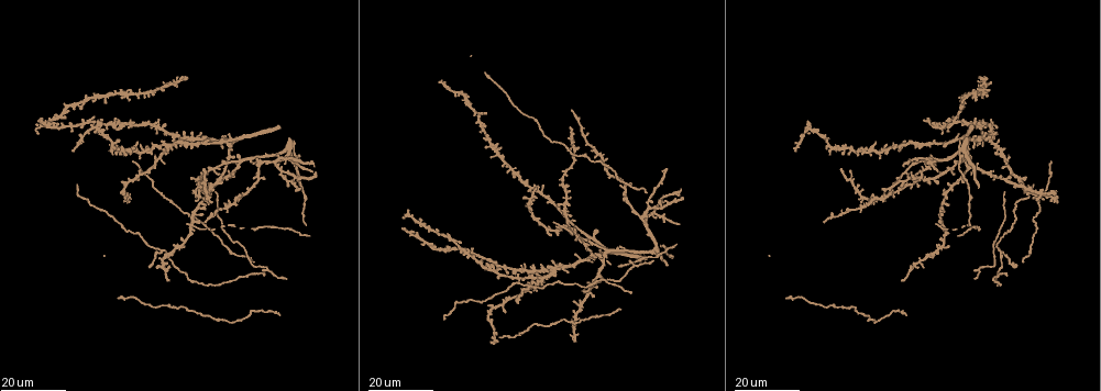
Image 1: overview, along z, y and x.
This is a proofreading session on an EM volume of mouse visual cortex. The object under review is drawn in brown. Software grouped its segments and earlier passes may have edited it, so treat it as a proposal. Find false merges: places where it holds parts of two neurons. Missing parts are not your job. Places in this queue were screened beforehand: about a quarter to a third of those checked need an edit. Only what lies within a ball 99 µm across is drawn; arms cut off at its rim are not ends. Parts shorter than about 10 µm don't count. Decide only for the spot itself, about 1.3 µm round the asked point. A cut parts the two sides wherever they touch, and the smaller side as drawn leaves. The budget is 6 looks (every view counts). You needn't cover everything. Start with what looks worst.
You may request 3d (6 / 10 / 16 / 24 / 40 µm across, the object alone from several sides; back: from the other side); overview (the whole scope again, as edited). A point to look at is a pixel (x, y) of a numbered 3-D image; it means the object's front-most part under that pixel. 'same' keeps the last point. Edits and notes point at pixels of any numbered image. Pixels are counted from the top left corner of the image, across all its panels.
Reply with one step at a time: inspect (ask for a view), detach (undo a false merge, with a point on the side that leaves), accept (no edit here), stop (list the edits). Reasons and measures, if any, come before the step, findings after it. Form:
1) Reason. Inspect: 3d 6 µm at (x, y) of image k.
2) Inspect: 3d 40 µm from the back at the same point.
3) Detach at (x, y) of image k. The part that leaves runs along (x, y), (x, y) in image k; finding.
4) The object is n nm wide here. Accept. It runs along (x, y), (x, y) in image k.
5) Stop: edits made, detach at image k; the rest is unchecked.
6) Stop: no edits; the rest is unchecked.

Three-way junction. Inspect: 3d 16 µm at (1042, 196) of image 1.

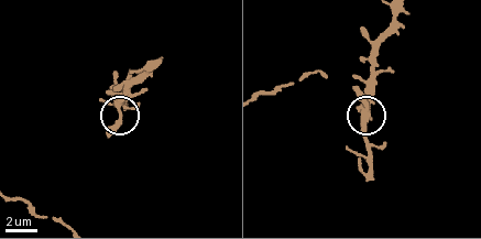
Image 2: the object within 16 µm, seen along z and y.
Closer look. Inspect: 3d 10 µm at (120, 111) of image 2.

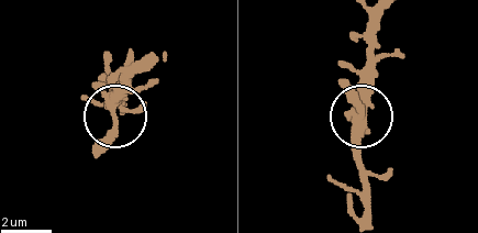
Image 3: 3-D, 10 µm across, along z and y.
Accept. It runs along (384, 15), (371, 97), (358, 118), (358, 173), (342, 186) in image 3; continuous, no second neuron.

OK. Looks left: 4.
Inspect: 3d 24 µm at (650, 208) of image 1.

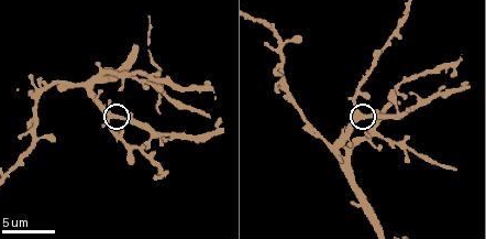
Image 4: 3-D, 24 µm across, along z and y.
Inspect: 3d 10 µm at (365, 117) of image 4.

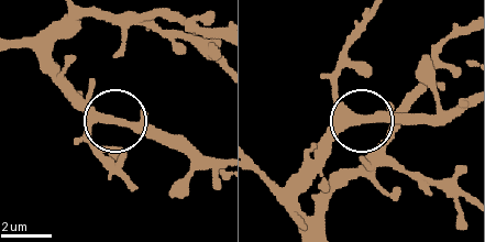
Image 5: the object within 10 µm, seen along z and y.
Accept. All the same neuron.

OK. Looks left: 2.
Four arms meet. Inspect: 3d 10 µm at (372, 128) of image 4.

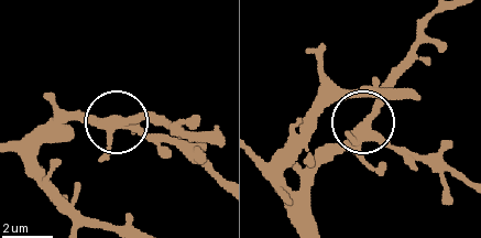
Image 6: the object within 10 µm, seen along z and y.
Inspect: 3d 10 µm from the back at (369, 127) of image 6.

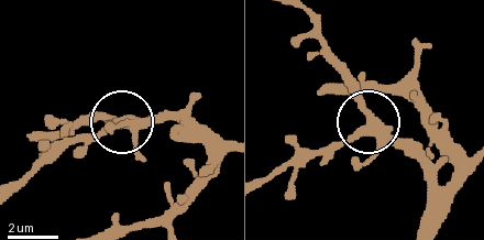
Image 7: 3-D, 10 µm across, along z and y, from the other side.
4 arms meet here. Accept. It runs along (422, 226), (427, 175), (372, 131), (360, 131), (330, 160) in image 7; continuous, no second neuron.

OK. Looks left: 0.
Stop: no edits; the rest is unchecked.

